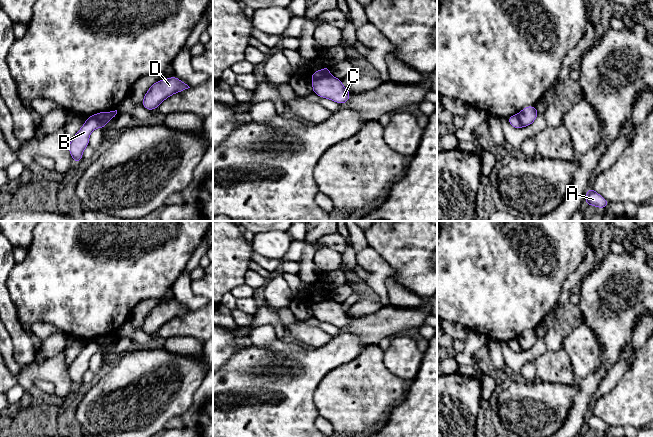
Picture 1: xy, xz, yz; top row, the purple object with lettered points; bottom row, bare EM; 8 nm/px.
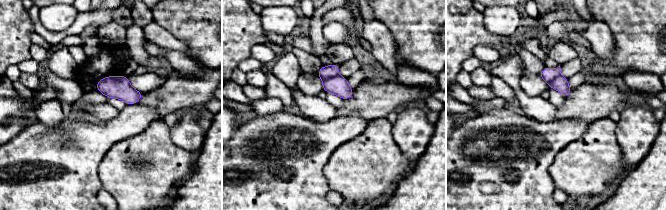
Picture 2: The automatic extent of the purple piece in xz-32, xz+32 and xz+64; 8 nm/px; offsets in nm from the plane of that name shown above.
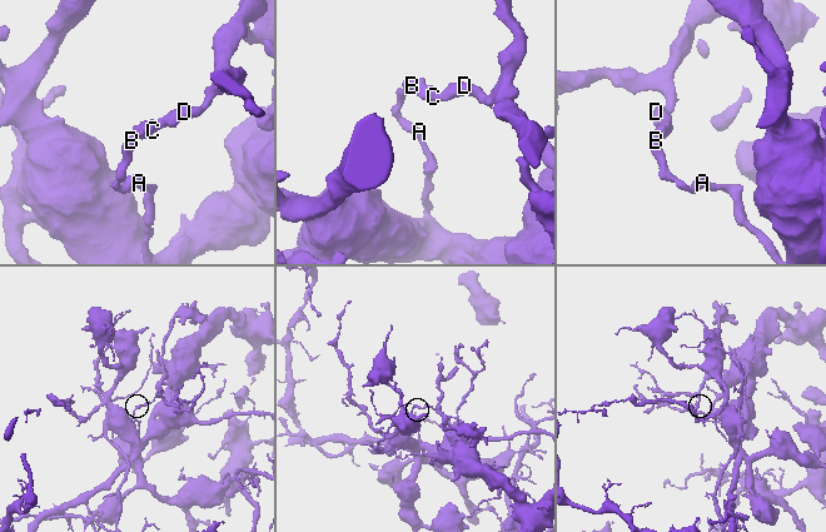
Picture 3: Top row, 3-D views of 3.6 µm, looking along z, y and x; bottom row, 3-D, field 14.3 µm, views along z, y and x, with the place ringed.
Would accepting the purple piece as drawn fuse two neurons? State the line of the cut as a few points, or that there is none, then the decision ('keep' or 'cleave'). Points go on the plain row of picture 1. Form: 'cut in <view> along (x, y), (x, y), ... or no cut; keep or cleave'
cut in xz along (329, 299), (313, 304); cleave

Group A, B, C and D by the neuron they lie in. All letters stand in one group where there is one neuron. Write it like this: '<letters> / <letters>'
A B / C D

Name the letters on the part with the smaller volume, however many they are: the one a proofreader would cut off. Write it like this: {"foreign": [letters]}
{"foreign": ["C", "D"]}

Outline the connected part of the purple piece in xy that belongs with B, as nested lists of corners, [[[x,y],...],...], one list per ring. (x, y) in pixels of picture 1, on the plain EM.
[[[94,339],[88,340],[81,353],[70,365],[68,372],[75,387],[83,385],[82,377],[84,373],[89,370],[89,360],[91,356],[97,352],[100,352],[99,344]]]

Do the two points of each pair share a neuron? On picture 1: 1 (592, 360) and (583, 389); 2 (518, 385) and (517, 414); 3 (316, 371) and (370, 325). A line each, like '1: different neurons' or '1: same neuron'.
1: different neurons
2: same neuron
3: different neurons

